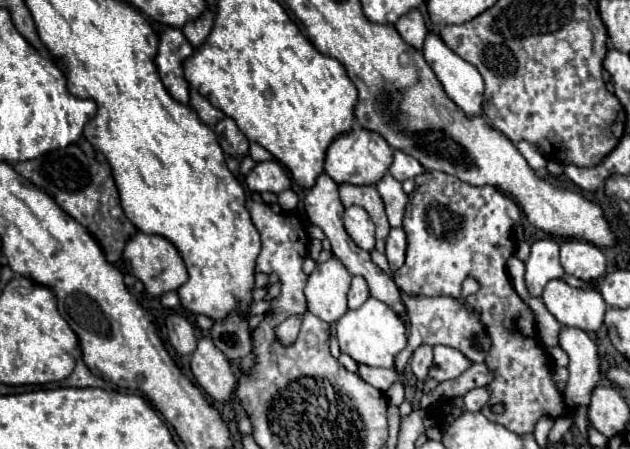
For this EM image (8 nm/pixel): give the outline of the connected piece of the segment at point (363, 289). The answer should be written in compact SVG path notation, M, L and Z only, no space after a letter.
M353 276L351 290L349 290L349 308L351 308L351 310L359 308L367 298L369 298L367 282L363 280L363 276Z

